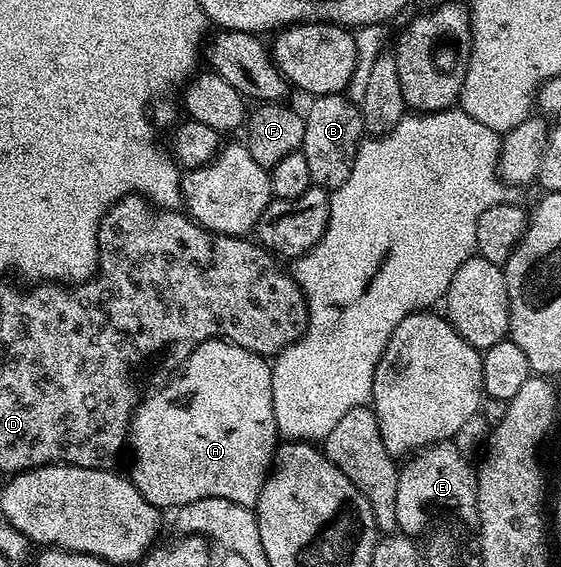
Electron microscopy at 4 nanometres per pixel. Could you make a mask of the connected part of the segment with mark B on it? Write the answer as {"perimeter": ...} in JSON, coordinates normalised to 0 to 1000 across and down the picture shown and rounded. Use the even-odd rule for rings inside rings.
{"perimeter":[[[620,168],[569,169],[556,182],[551,198],[542,199],[544,235],[537,270],[547,279],[560,326],[592,335],[611,328],[611,321],[619,321],[619,307],[626,307],[626,293],[651,233],[651,217],[642,189]]]}

